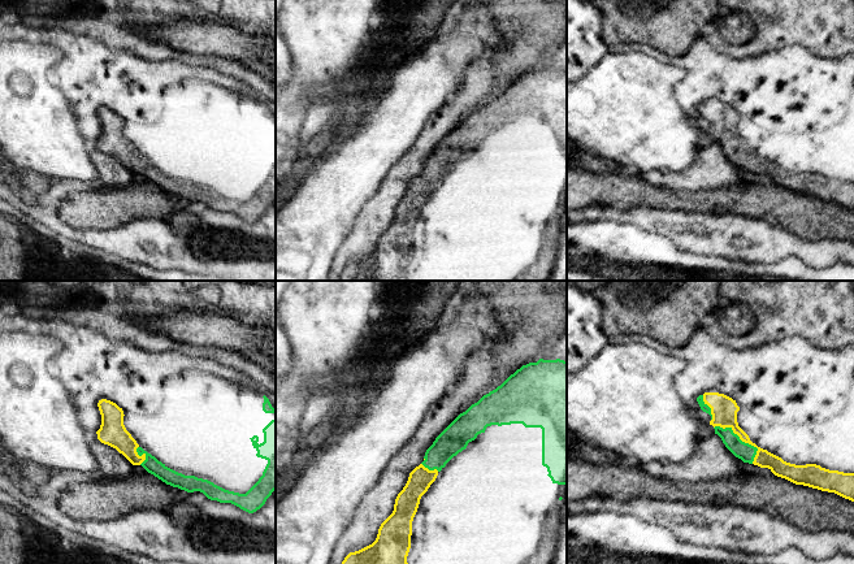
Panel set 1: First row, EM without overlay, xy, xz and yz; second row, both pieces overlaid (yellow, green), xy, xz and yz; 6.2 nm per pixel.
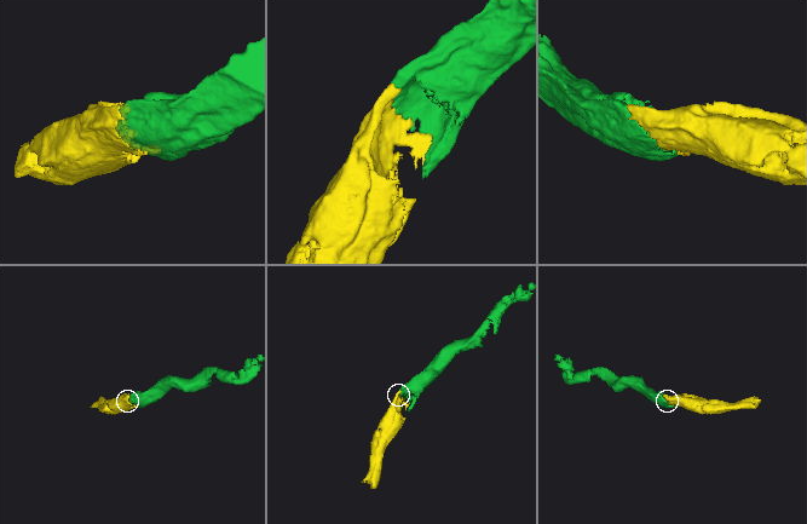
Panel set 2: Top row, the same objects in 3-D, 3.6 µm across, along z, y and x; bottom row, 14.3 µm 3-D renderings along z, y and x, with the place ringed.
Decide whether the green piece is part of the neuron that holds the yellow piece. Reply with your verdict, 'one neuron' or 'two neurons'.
one neuron

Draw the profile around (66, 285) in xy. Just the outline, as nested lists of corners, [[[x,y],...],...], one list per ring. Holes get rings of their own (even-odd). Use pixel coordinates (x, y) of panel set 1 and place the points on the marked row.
[[[45,281],[56,287],[69,290],[69,291],[78,291],[82,288],[83,281]]]

